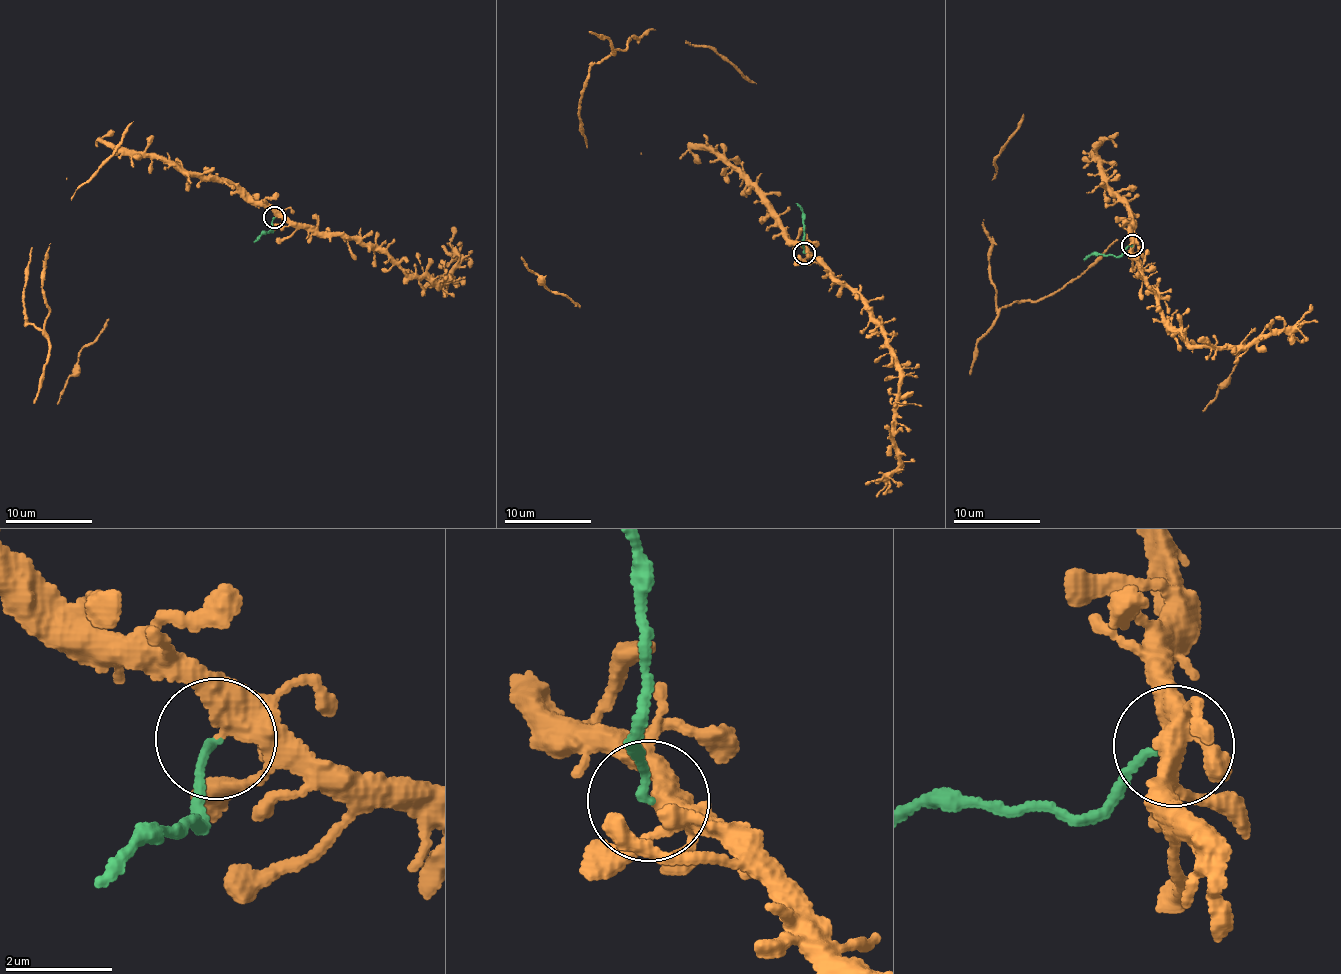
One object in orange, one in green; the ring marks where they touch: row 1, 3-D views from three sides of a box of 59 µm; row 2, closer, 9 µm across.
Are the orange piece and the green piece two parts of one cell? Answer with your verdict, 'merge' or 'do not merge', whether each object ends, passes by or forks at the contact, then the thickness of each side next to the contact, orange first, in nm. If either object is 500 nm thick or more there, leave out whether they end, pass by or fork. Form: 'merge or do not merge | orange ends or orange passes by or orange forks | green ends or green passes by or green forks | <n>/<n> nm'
do not merge | orange forks | green ends | 280/130 nm

